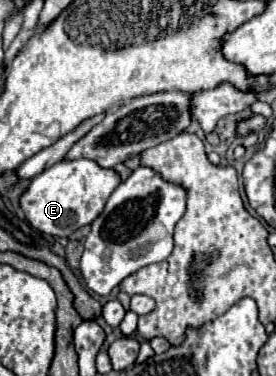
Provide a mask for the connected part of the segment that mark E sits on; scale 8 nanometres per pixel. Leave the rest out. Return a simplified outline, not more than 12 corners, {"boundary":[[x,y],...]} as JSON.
{"boundary":[[61,160],[19,204],[47,236],[91,224],[121,178],[93,160]]}

